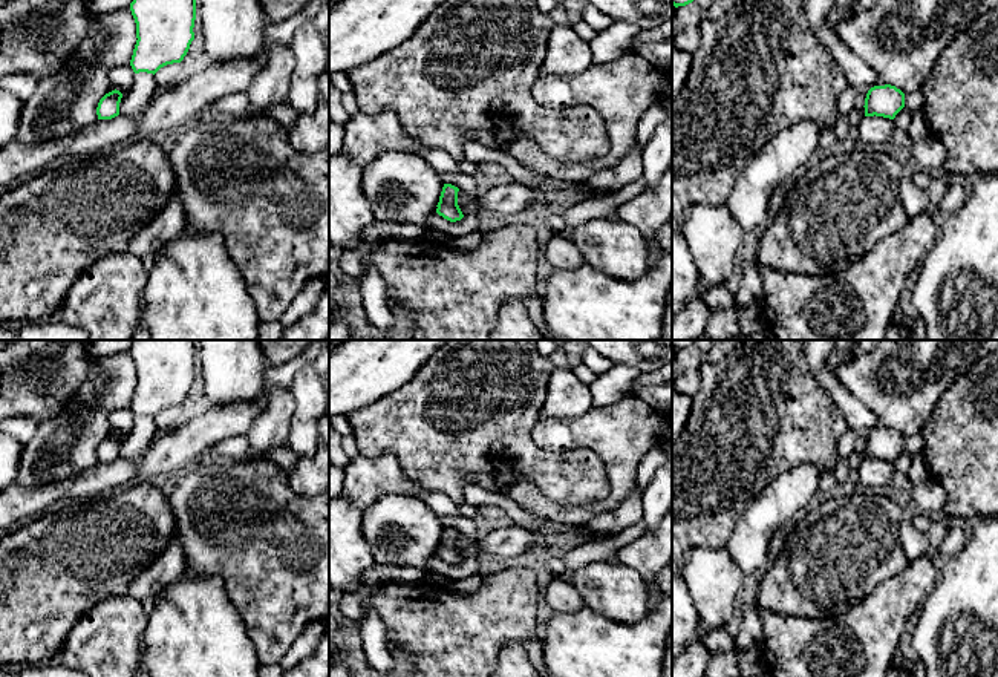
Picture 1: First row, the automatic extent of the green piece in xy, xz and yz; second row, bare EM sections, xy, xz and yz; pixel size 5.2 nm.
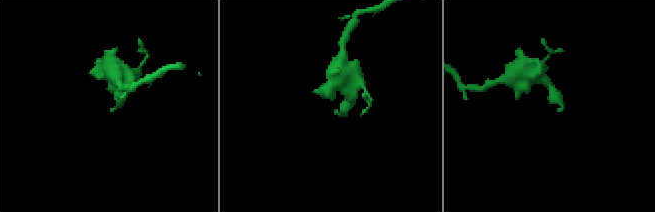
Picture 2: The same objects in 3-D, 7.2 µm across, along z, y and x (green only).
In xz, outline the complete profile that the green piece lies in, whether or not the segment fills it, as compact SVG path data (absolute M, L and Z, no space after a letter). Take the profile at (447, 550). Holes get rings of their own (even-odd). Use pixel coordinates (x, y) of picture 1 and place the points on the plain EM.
M444 527L436 556L450 565L461 564L464 561L458 548L459 531L452 527Z

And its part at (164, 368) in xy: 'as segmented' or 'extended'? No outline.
as segmented

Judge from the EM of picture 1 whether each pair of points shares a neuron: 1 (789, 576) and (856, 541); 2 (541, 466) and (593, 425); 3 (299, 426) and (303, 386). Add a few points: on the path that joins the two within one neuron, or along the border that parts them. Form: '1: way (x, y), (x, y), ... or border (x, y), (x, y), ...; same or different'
1: way (805, 576), (821, 572), (839, 553); same
2: border (531, 429), (544, 449), (594, 452); different
3: way (303, 417), (303, 395); same

